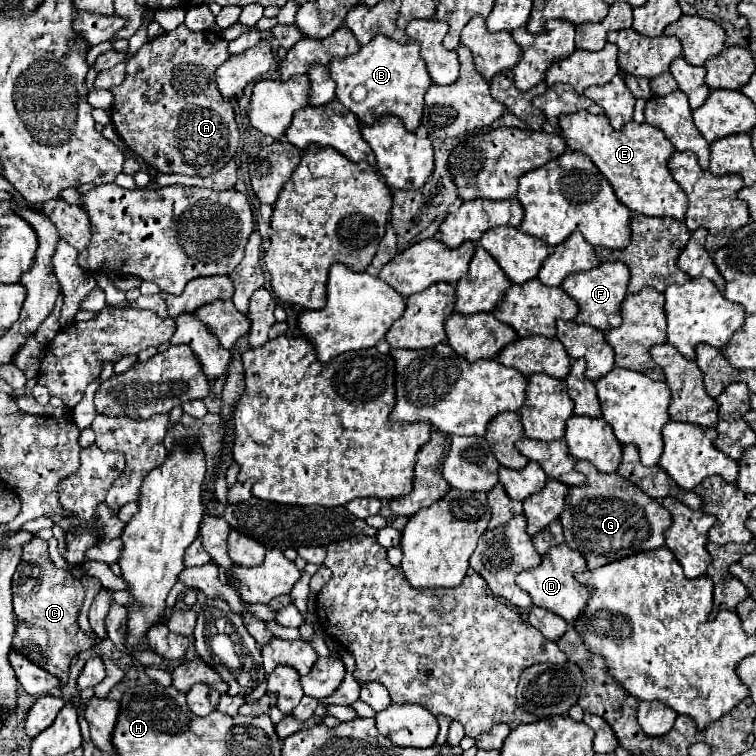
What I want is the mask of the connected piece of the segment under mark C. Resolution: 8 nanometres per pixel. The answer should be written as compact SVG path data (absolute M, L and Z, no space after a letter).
M39 536L23 548L21 562L13 576L13 608L19 626L13 638L13 648L31 658L37 666L51 672L61 682L69 678L73 656L93 646L93 640L77 626L77 616L85 598L81 580L73 578L69 570L57 568L47 552L47 542Z

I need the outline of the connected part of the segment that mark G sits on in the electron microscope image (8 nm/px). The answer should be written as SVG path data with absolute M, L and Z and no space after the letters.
M579 460L575 468L587 476L587 482L567 490L567 506L559 520L563 524L565 544L583 554L589 570L637 552L665 546L663 532L671 526L671 514L667 514L657 500L643 494L639 486L617 472L603 474L595 470L595 466L587 460Z

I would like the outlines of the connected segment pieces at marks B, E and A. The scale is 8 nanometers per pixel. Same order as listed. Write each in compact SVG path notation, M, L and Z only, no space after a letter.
M383 34L375 36L369 44L361 46L357 54L345 58L333 58L329 62L331 78L337 84L339 102L355 112L361 124L373 124L383 114L399 116L409 132L421 124L423 96L431 86L431 76L419 56L419 44L399 44Z
M587 110L561 116L559 128L569 150L589 156L613 186L617 200L631 212L647 216L671 216L677 220L685 218L687 196L667 168L667 160L671 158L675 148L661 130L645 122L629 122L627 126L623 126L623 130L613 130L605 114L591 114Z
M185 24L145 42L131 58L127 58L125 80L121 86L111 90L115 96L111 120L123 142L157 172L207 178L219 172L233 158L239 144L235 112L233 104L219 94L213 76L215 68L227 58L227 42L223 42L219 32L193 32Z

